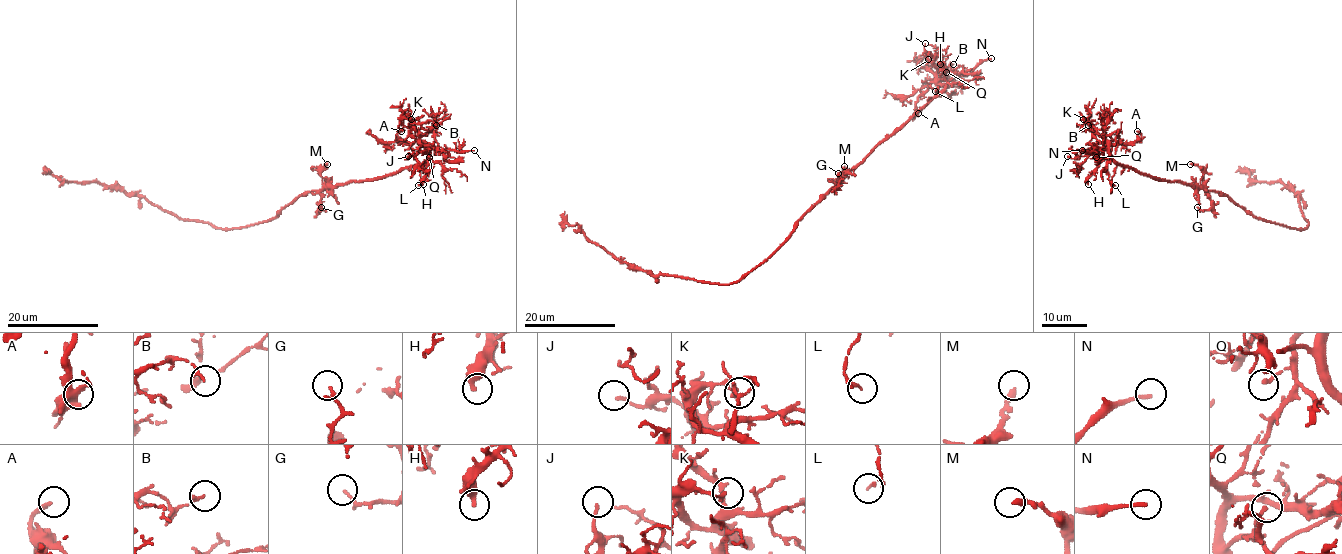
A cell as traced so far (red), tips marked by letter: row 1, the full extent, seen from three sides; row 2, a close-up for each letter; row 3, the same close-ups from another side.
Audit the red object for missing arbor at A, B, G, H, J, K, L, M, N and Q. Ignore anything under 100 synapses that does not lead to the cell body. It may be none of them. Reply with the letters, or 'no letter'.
N

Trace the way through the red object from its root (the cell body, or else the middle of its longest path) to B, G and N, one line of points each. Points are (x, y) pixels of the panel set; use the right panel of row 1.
B: (1250, 215), (1219, 192), (1162, 181), (1120, 165), (1111, 156), (1109, 145), (1087, 123), (1090, 121), (1088, 125)
G: (1250, 215), (1226, 196), (1215, 191), (1208, 192), (1211, 206), (1208, 209), (1200, 210), (1197, 207)
N: (1250, 215), (1219, 192), (1141, 174), (1133, 167), (1120, 165), (1106, 149), (1082, 150)

